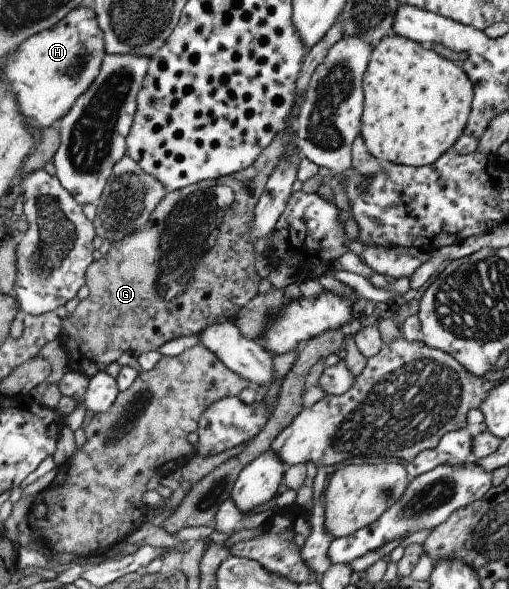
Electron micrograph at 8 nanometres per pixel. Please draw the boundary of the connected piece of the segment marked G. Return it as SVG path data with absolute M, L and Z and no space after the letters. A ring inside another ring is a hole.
M299 104L297 108L293 108L293 116L289 118L289 124L285 124L285 128L275 136L275 140L261 152L261 156L255 160L255 164L252 167L246 168L244 171L239 171L236 175L227 175L217 180L202 180L200 183L179 189L176 191L169 191L169 196L163 198L159 203L159 206L153 211L151 220L142 228L137 229L135 232L126 236L119 242L112 242L109 251L106 255L103 255L100 259L94 260L87 271L87 287L90 290L90 295L80 302L80 305L71 314L68 314L63 320L63 328L60 333L60 337L63 338L63 347L67 350L68 365L72 371L78 371L80 374L89 378L96 376L99 372L106 371L106 369L117 362L125 352L139 356L149 351L159 351L162 348L175 340L175 338L181 337L193 337L201 334L204 330L207 330L209 326L213 324L221 324L223 322L229 322L236 319L239 312L252 300L255 299L259 293L259 286L261 286L261 278L255 270L255 260L257 256L255 253L255 242L257 239L251 235L250 240L248 236L248 228L255 222L256 206L259 199L265 192L268 180L272 175L272 172L280 162L280 159L284 156L286 148L293 145L296 139L295 136L295 123L297 114L299 113ZM155 286L161 286L161 298L159 294L155 292Z

